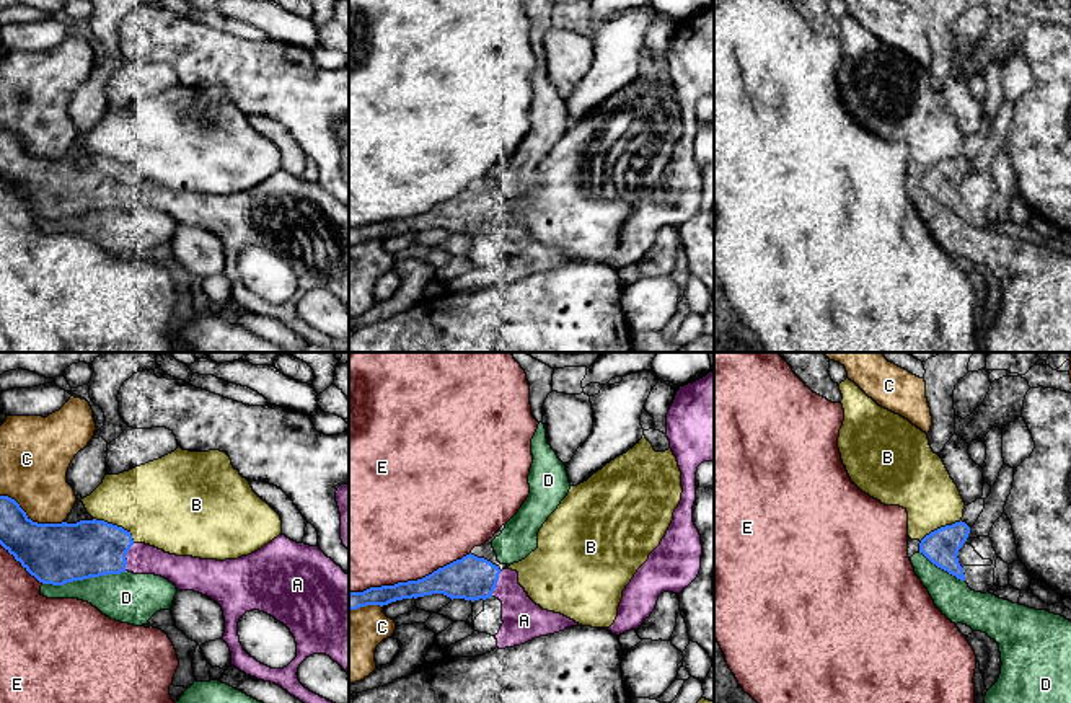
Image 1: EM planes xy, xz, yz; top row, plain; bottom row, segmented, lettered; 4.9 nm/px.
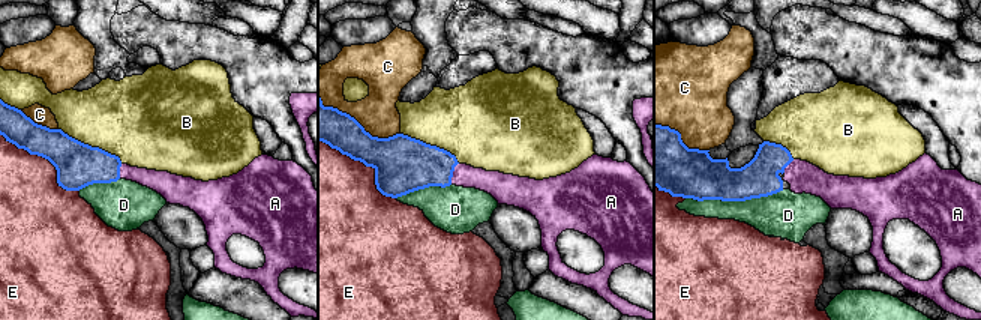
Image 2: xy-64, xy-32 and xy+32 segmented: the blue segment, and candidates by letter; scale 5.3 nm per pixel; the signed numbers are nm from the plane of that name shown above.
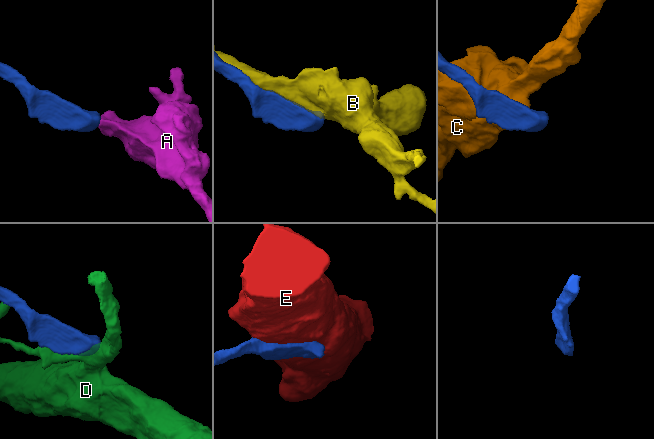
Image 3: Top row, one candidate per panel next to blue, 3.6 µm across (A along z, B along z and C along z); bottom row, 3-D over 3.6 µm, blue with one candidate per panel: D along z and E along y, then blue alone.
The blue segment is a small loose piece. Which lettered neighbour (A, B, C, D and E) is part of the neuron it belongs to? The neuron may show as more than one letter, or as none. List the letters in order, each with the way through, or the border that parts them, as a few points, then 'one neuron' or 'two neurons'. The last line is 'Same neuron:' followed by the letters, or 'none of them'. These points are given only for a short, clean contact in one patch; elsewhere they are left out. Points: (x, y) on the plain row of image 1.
A: one neuron
B: two neurons
C: two neurons
D: two neurons
E: two neurons
Same neuron: A

